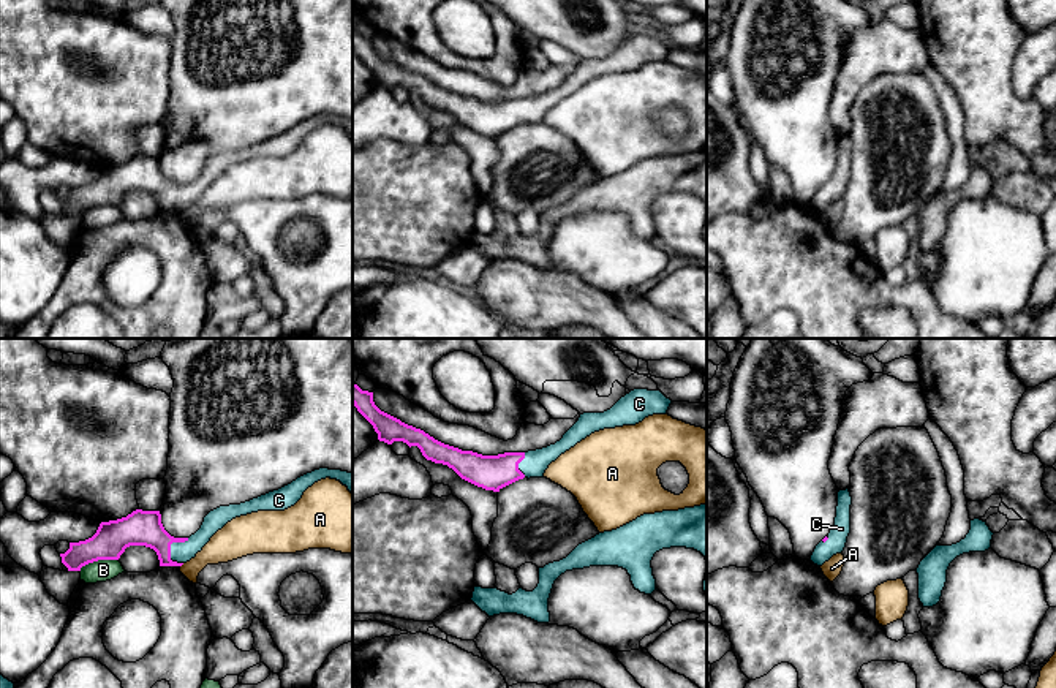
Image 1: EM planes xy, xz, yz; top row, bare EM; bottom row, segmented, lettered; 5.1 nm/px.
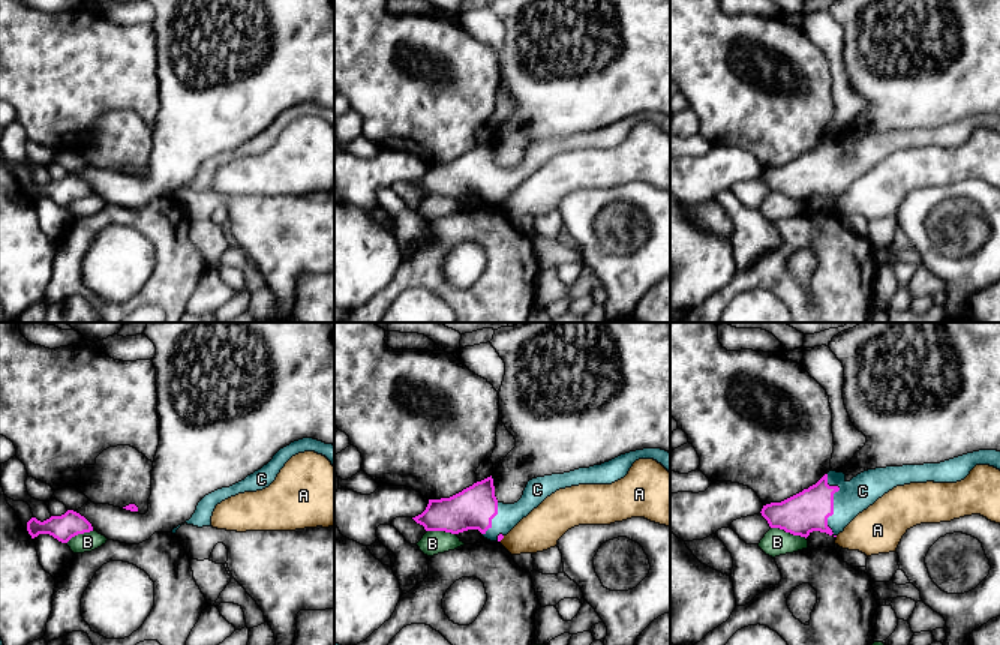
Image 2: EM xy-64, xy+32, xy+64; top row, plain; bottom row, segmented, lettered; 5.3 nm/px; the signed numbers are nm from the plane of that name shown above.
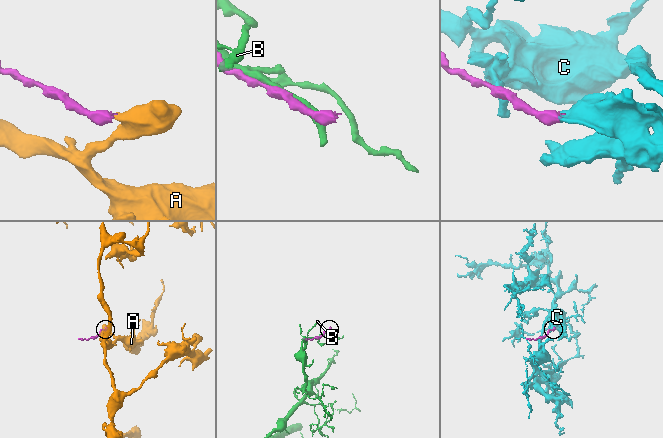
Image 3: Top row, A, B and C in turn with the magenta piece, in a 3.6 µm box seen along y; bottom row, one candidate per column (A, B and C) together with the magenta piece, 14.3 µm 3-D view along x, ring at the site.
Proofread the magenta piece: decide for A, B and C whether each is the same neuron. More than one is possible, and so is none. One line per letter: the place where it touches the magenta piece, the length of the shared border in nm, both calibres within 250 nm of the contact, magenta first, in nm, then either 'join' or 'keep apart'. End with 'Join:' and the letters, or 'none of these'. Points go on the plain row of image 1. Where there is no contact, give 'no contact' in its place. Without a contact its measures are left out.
A: no contact | keep apart
B: xy (97, 206) | 220 nm | 170/110 nm | keep apart
C: xy (171, 189) | 150 nm | 180/110 nm | join
Join: C

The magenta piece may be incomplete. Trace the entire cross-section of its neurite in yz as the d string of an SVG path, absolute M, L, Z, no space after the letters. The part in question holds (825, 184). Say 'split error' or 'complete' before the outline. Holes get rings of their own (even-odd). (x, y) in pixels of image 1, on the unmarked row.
split error; M849 134L838 138L838 152L835 171L830 179L816 191L811 207L822 212L833 201L841 199L846 193L847 182L850 179L850 150L852 142Z

